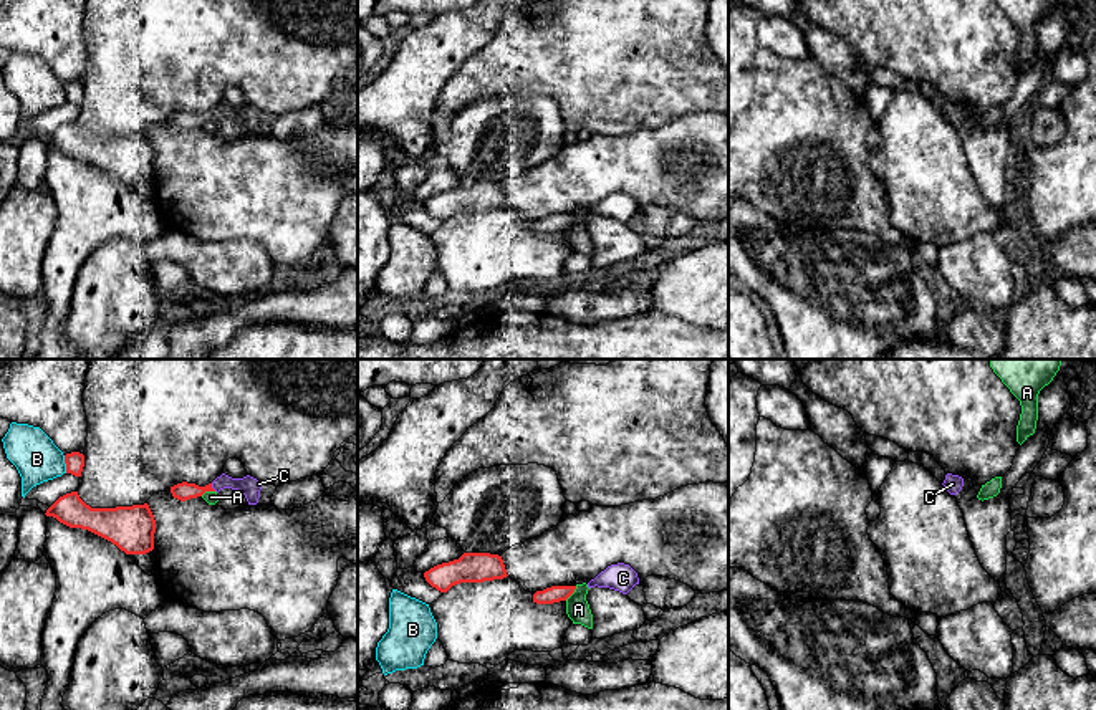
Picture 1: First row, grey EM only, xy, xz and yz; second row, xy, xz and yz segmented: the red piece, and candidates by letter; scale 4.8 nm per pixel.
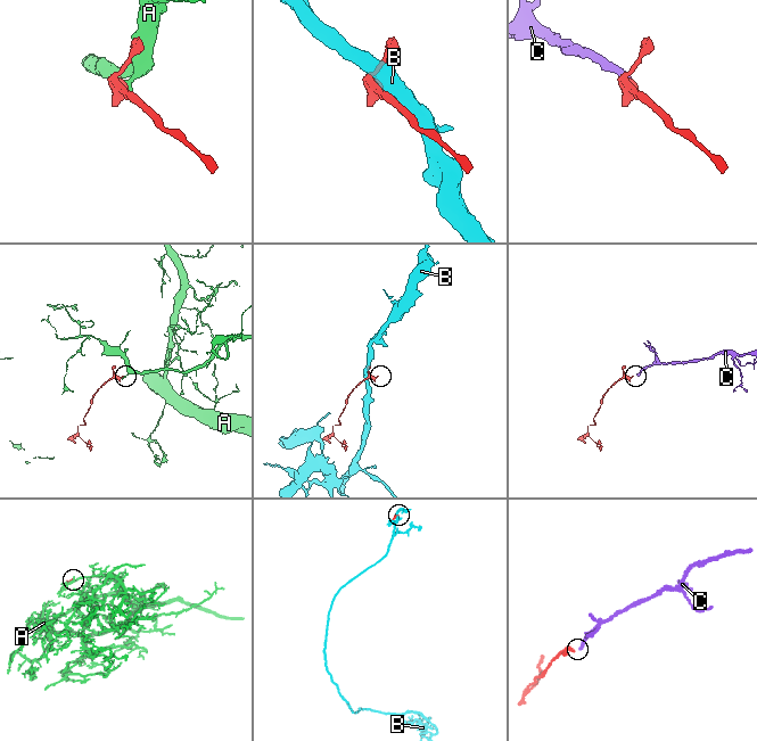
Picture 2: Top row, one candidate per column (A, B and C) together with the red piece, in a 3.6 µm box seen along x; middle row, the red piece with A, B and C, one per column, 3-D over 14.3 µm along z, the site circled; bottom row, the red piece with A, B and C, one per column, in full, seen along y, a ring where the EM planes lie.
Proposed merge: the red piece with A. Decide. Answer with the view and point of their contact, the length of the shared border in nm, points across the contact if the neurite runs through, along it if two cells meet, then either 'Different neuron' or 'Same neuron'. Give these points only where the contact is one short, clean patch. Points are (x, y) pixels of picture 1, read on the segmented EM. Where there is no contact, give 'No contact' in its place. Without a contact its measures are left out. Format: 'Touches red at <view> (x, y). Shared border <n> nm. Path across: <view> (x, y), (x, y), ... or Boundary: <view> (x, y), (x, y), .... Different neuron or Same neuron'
Touches red at xz (572, 593). Shared border 90 nm. Boundary: xz (576, 586), (565, 599). Different neuron

